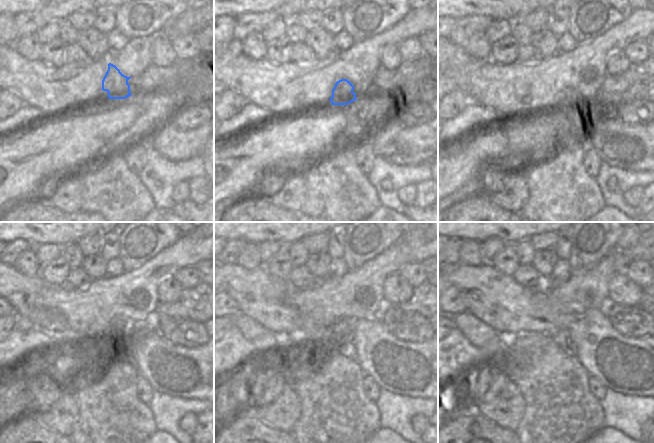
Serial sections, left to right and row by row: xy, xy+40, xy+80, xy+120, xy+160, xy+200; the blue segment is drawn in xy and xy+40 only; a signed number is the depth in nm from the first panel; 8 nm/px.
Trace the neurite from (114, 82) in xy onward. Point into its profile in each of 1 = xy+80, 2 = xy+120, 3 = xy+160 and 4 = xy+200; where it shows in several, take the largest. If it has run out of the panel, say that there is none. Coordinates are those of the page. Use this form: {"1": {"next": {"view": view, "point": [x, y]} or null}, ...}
{"1": {"next": {"view": "xy+80", "point": [569, 99]}}, "2": {"next": {"view": "xy+120", "point": [119, 330]}}, "3": {"next": {"view": "xy+160", "point": [341, 333]}}, "4": {"next": {"view": "xy+200", "point": [564, 340]}}}

